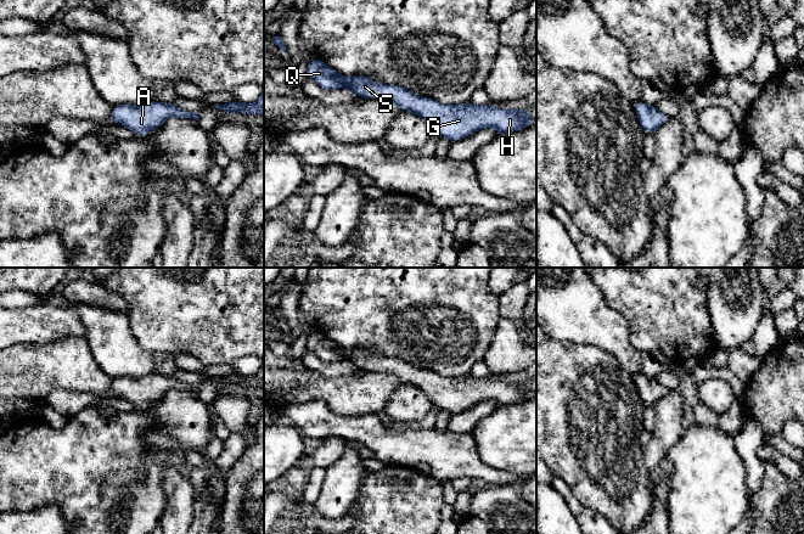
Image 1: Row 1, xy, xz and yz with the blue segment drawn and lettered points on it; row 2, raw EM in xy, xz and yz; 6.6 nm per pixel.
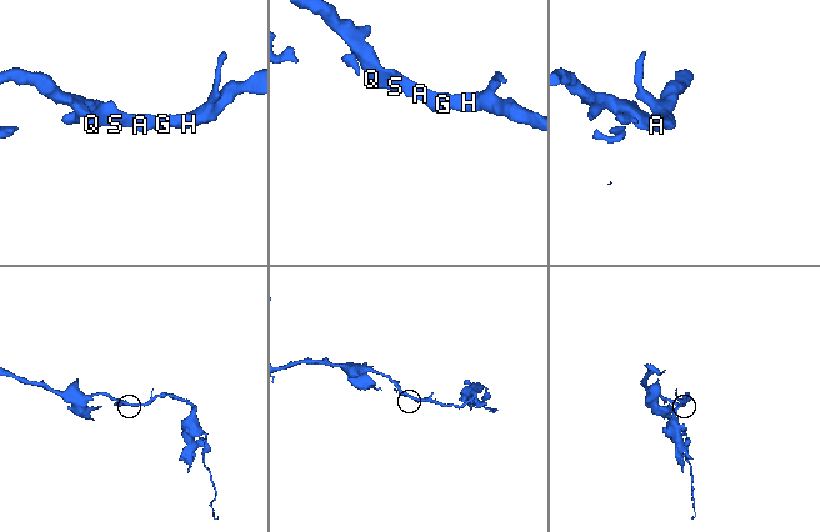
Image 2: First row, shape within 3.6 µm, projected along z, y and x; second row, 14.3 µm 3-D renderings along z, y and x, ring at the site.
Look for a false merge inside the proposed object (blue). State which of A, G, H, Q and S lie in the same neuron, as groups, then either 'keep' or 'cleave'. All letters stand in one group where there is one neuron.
groups A G H Q S; keep

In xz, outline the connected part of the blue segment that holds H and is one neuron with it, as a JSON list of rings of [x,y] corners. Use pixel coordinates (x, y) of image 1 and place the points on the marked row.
[[[314,58],[307,64],[307,77],[325,90],[349,89],[364,99],[392,102],[401,111],[412,112],[425,119],[433,134],[451,142],[484,128],[495,129],[497,135],[502,135],[523,130],[536,122],[529,116],[529,108],[505,109],[472,102],[443,105],[433,99],[415,95],[400,85],[382,84],[365,75],[341,75],[320,58]]]

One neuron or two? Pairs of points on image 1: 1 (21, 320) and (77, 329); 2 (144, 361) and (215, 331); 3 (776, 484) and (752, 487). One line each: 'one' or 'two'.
1: one
2: two
3: two

